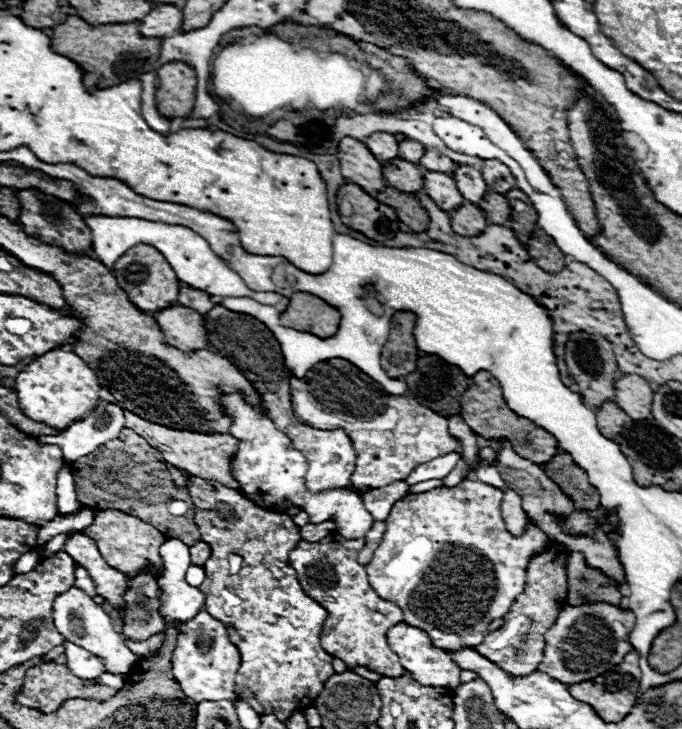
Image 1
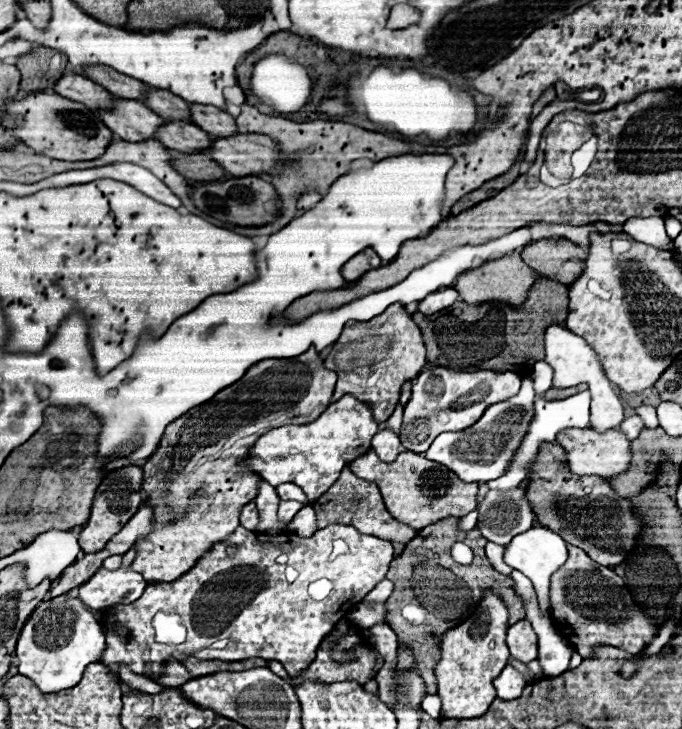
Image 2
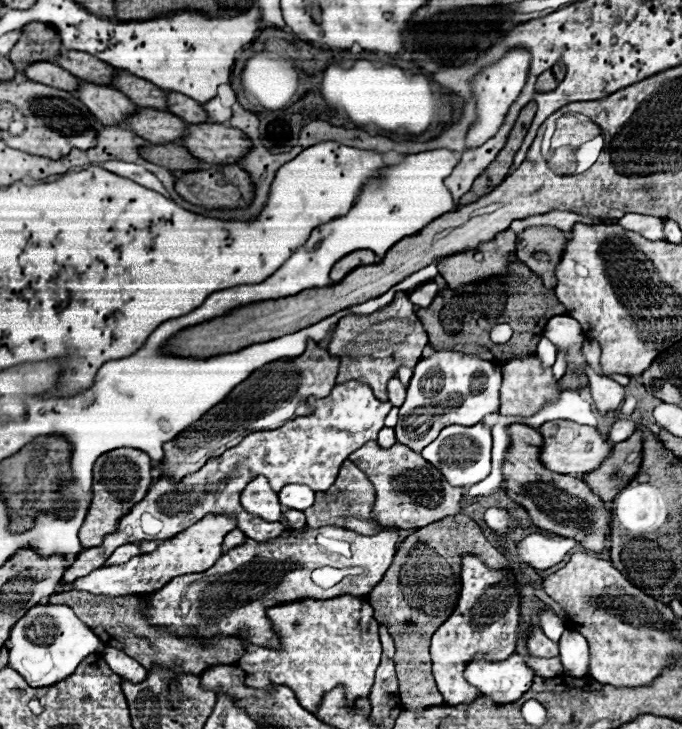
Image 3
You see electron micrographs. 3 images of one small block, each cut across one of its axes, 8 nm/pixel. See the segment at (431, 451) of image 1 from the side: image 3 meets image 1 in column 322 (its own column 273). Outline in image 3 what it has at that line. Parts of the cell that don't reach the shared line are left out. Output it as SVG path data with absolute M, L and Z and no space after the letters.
M310 340L306 352L300 354L298 358L276 360L276 362L270 362L270 364L254 370L218 406L210 408L202 420L198 420L194 426L186 428L182 434L178 434L178 438L164 444L166 458L160 462L160 476L170 476L172 480L184 478L186 470L182 470L182 460L188 464L194 450L204 448L216 436L230 434L232 430L242 426L246 420L268 418L268 428L274 428L274 426L286 424L290 418L296 418L298 414L312 414L314 408L308 406L308 398L310 396L324 398L326 394L330 394L330 390L336 386L338 364L340 364L338 358L332 358L326 350L322 350L316 342Z

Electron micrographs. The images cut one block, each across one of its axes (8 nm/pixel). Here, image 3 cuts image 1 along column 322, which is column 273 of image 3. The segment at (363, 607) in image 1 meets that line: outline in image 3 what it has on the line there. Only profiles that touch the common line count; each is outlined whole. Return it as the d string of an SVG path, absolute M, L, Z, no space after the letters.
M322 526L322 528L304 528L304 530L284 530L278 538L274 538L274 542L254 542L250 538L246 538L246 542L242 546L236 546L234 550L228 550L226 554L222 554L218 558L218 562L210 568L210 570L204 570L202 574L184 574L182 578L174 578L174 582L168 582L162 590L156 590L154 594L148 594L148 606L144 610L146 614L146 620L154 626L166 626L172 634L178 634L178 636L190 636L190 638L196 638L198 644L210 644L214 636L240 636L244 640L248 640L250 644L254 646L274 646L276 650L282 646L278 644L278 634L274 632L274 626L272 622L266 618L266 610L270 606L280 606L280 604L288 604L288 602L298 602L298 600L330 600L330 598L336 598L336 596L342 596L342 594L352 594L352 596L364 596L368 594L380 580L382 576L386 574L392 558L394 558L394 552L396 552L396 542L398 542L398 532L394 526L386 526L386 530L374 534L374 536L362 536L362 534L356 534L352 530L346 530L346 528L338 528L338 526Z

